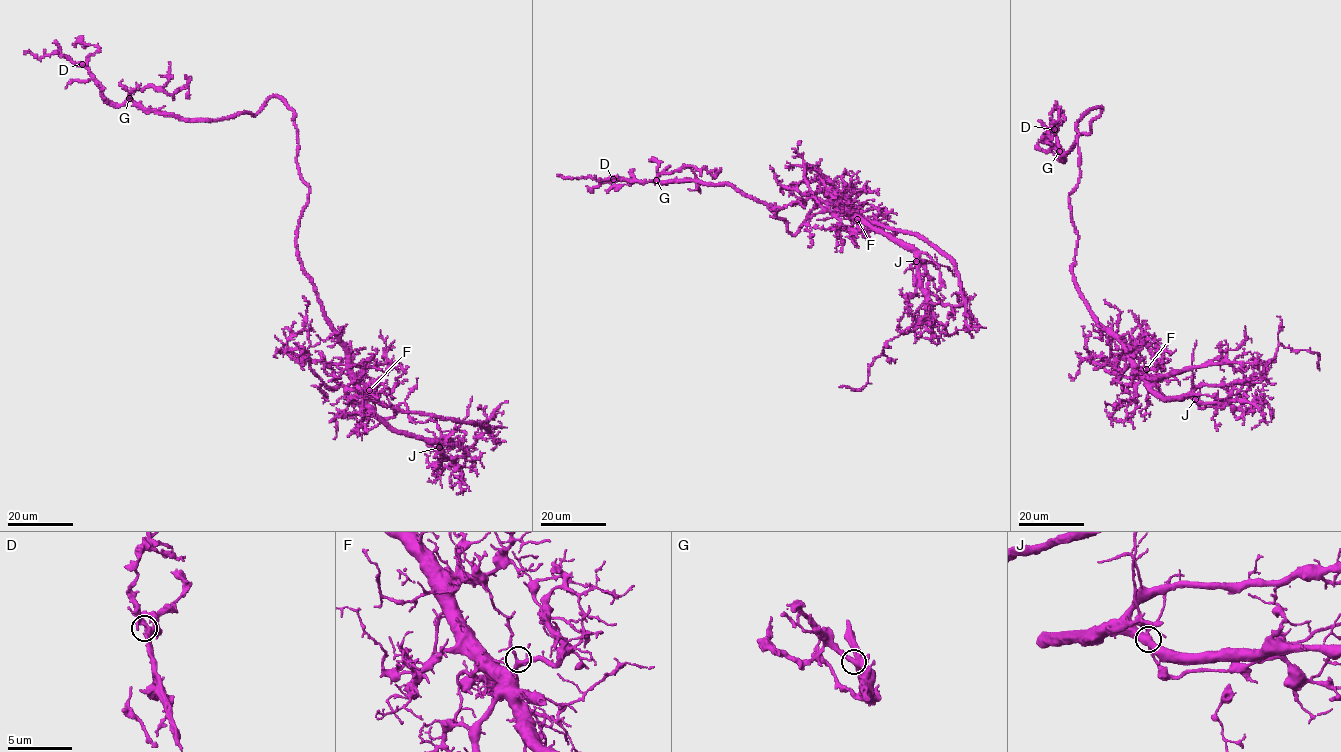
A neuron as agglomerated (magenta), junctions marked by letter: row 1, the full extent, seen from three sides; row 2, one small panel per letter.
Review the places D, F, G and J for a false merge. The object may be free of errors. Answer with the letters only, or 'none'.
J

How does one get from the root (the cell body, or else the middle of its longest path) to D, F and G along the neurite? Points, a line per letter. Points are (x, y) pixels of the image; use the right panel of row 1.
D: (1072, 264), (1077, 121), (1101, 108), (1063, 161), (1054, 129)
F: (1072, 264), (1074, 283), (1092, 317), (1119, 342), (1129, 361), (1140, 371), (1146, 369)
G: (1072, 264), (1077, 234), (1069, 195), (1079, 177), (1077, 121), (1100, 107), (1065, 160), (1059, 151)

